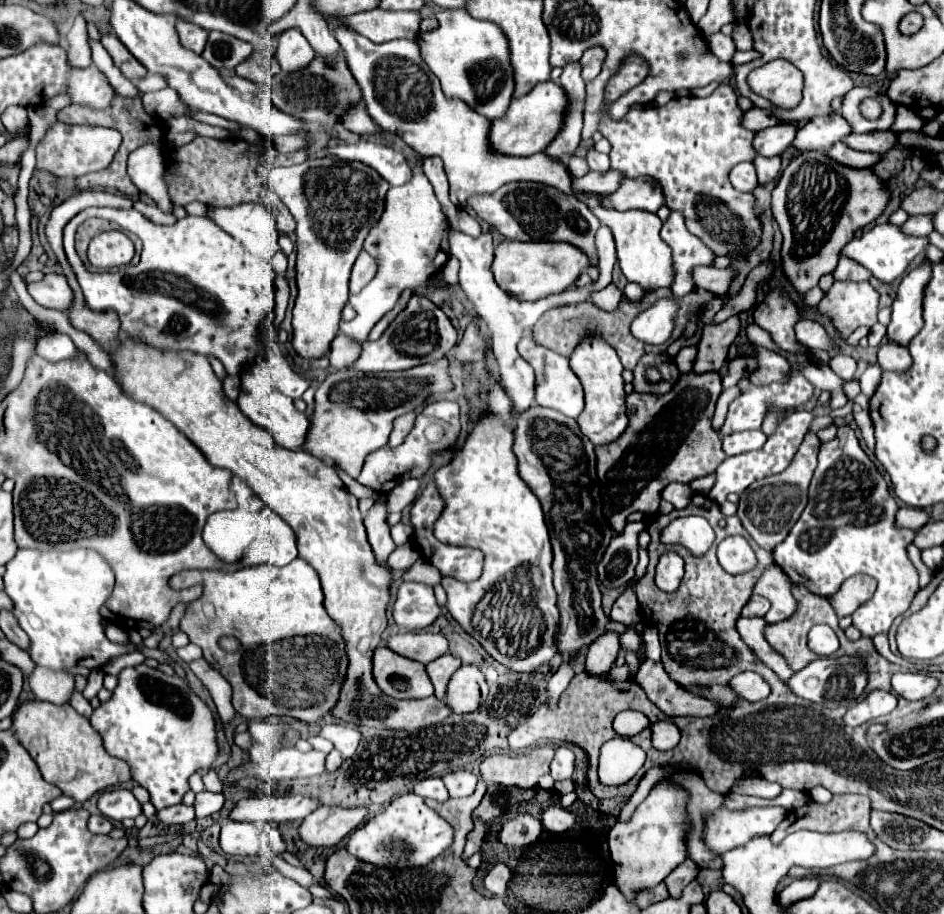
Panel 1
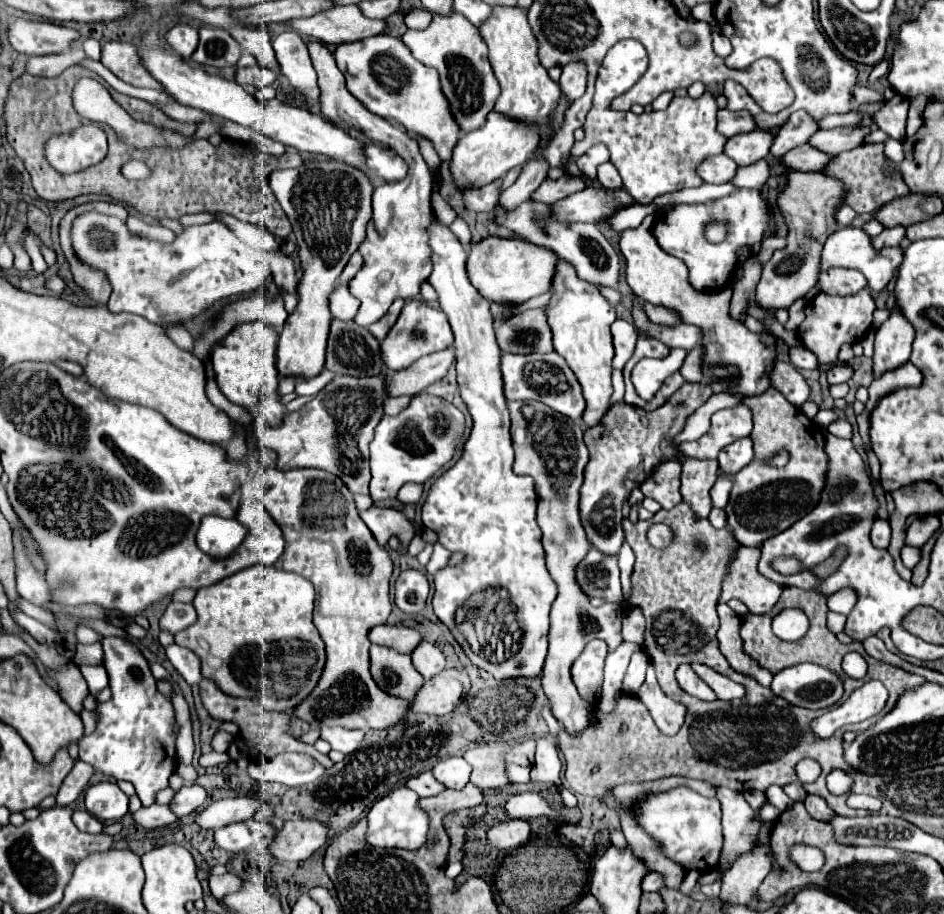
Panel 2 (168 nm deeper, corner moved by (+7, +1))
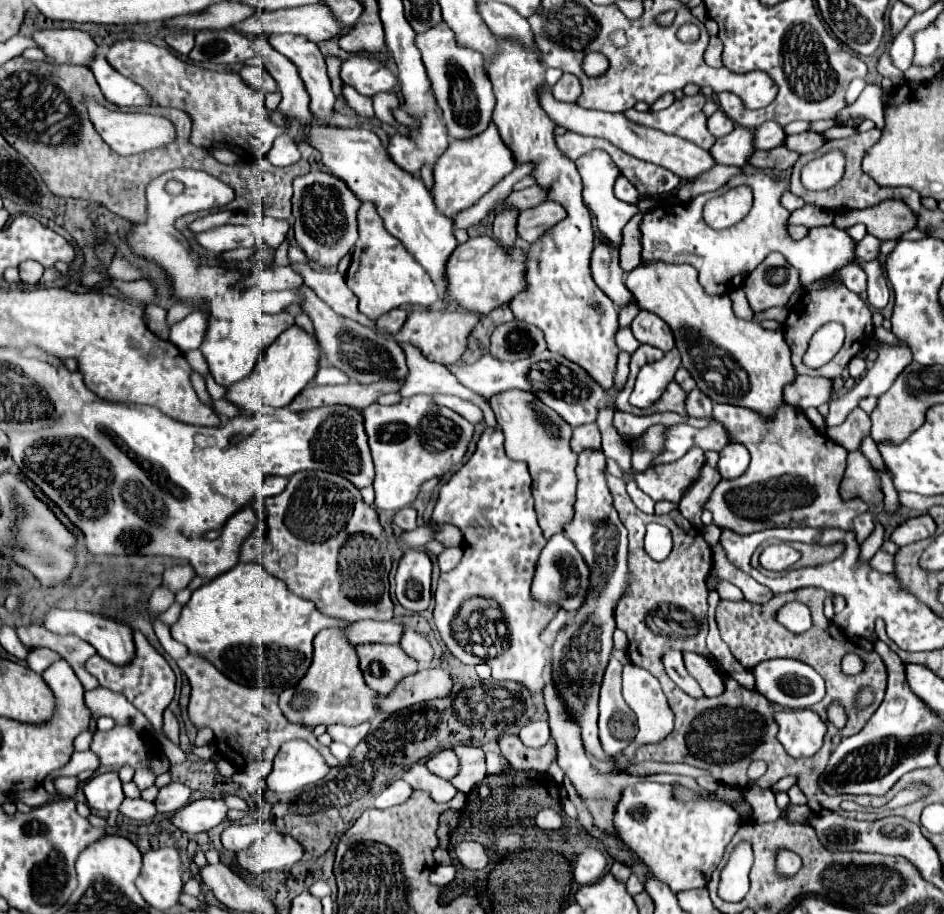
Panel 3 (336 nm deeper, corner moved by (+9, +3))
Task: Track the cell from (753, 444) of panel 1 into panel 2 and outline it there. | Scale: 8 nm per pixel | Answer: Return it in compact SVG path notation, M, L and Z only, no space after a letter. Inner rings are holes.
M749 436L739 438L719 452L719 466L723 472L739 472L753 460L753 456L753 440Z

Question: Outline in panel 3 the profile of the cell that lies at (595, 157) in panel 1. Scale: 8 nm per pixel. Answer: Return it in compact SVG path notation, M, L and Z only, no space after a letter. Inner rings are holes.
M619 176L617 178L617 184L615 184L615 196L623 202L629 202L629 204L637 204L639 202L639 192L637 188L625 180L625 176Z

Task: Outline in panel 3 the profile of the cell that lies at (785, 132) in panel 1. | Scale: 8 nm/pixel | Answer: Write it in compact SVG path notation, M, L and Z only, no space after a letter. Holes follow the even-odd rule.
M735 128L731 134L717 138L709 154L717 164L725 166L745 166L749 152L753 152L753 132L745 128Z

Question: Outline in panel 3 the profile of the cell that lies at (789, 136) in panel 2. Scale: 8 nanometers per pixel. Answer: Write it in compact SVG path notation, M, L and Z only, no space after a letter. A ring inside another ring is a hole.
M765 122L761 124L755 132L753 132L753 148L755 150L771 150L783 144L785 132L779 124L773 122Z

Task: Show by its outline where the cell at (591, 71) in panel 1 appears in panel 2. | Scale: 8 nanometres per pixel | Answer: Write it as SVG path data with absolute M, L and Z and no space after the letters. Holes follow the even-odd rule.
M573 60L563 66L559 86L571 100L577 100L579 96L583 96L585 84L587 84L587 66L583 62Z

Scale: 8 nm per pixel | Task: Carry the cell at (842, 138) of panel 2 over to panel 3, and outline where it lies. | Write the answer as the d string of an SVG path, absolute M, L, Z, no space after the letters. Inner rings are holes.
M801 132L801 134L793 134L793 136L785 136L785 140L783 140L783 146L797 154L815 152L823 144L825 144L825 138L815 132Z

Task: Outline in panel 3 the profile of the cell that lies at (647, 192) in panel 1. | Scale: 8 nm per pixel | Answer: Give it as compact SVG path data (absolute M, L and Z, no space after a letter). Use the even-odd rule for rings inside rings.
M543 202L535 208L519 212L519 216L517 216L517 236L531 244L533 240L539 240L539 236L545 230L553 228L553 224L561 222L563 218L565 218L565 210L559 204Z

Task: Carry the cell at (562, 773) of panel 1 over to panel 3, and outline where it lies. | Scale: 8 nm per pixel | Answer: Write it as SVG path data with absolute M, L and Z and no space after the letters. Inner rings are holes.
M529 722L521 728L519 740L529 748L541 748L549 740L549 724L547 722Z

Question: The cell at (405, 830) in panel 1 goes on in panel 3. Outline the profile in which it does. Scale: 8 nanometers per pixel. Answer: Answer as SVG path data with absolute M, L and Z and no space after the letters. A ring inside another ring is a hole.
M395 780L393 784L389 784L375 800L377 808L391 808L397 804L403 804L409 796L411 796L413 788L405 782L405 780Z

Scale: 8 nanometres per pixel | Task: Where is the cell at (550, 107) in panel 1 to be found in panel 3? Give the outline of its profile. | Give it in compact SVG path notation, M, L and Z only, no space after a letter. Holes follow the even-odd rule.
M493 122L485 132L481 132L481 136L475 136L473 140L451 140L433 168L431 196L437 210L443 216L453 218L461 210L477 204L513 168L513 156L509 156L509 148L505 148L501 136L497 136L497 128L493 128Z

